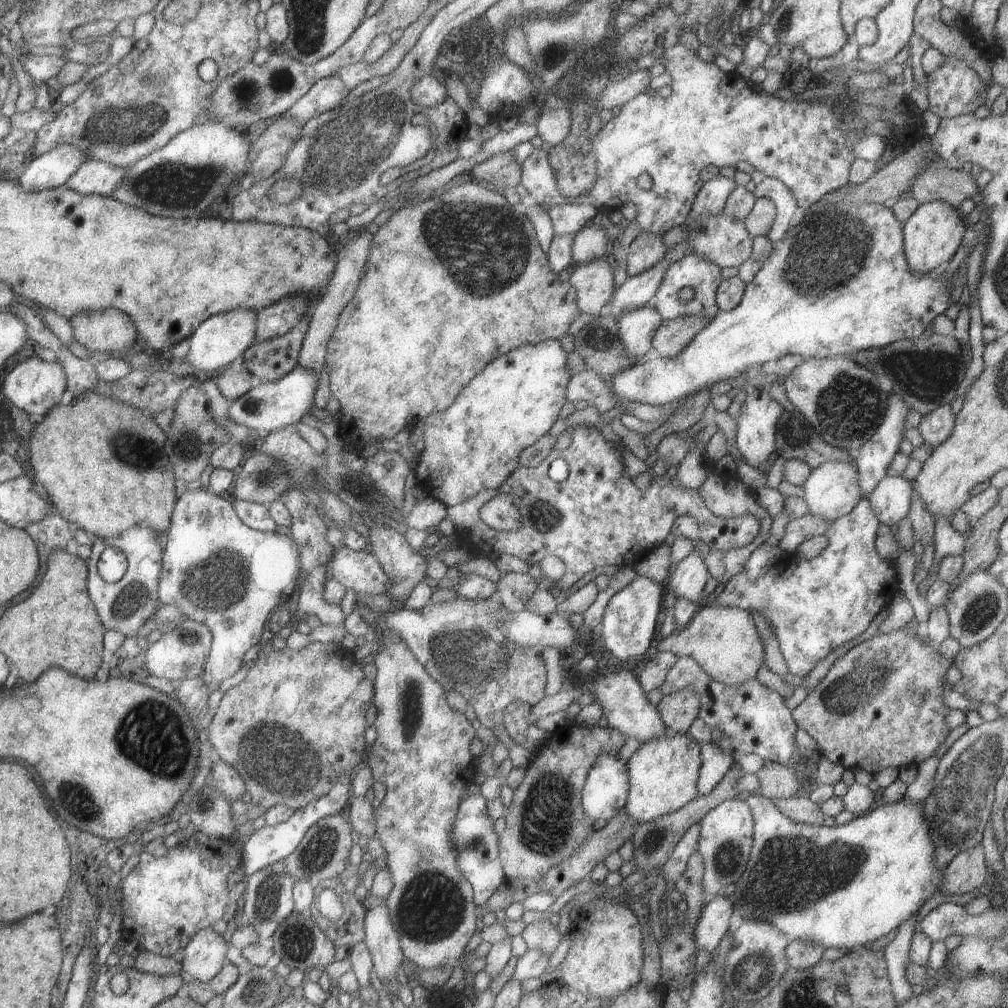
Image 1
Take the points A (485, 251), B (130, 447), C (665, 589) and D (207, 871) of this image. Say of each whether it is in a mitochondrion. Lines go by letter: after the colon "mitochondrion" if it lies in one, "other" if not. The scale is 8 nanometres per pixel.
A: mitochondrion
B: mitochondrion
C: other
D: other

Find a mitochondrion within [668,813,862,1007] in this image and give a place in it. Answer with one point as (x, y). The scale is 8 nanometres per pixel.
(755, 967)

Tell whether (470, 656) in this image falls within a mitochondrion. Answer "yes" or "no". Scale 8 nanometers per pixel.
yes

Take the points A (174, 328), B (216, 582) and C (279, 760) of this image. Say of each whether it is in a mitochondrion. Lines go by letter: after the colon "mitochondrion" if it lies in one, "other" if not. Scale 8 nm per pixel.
A: other
B: mitochondrion
C: mitochondrion

